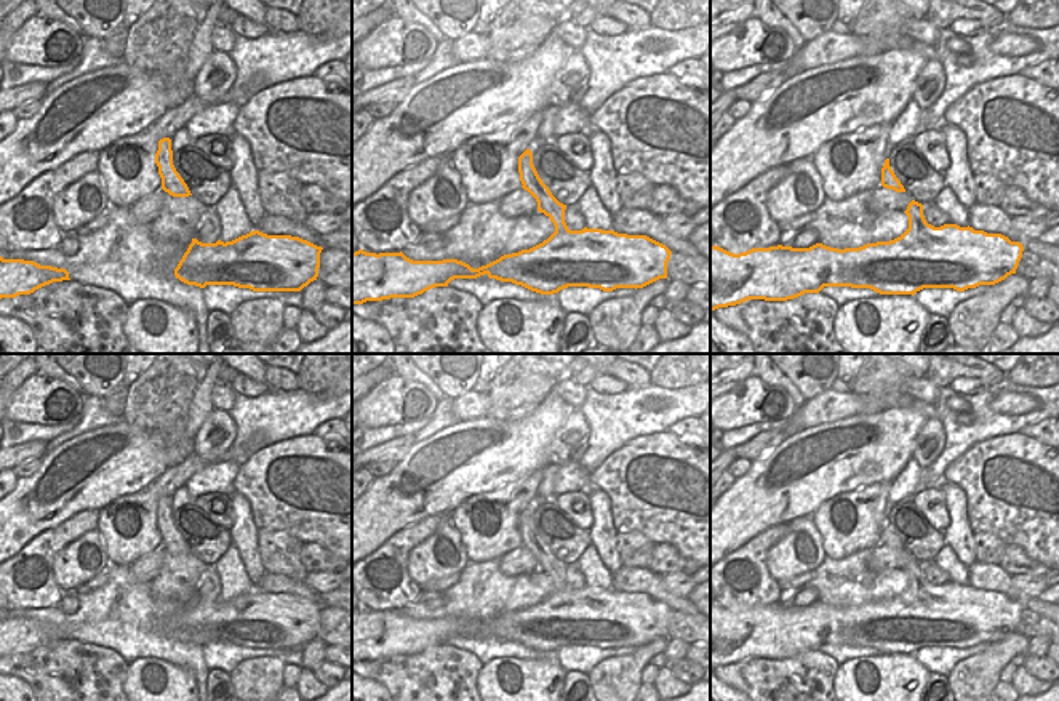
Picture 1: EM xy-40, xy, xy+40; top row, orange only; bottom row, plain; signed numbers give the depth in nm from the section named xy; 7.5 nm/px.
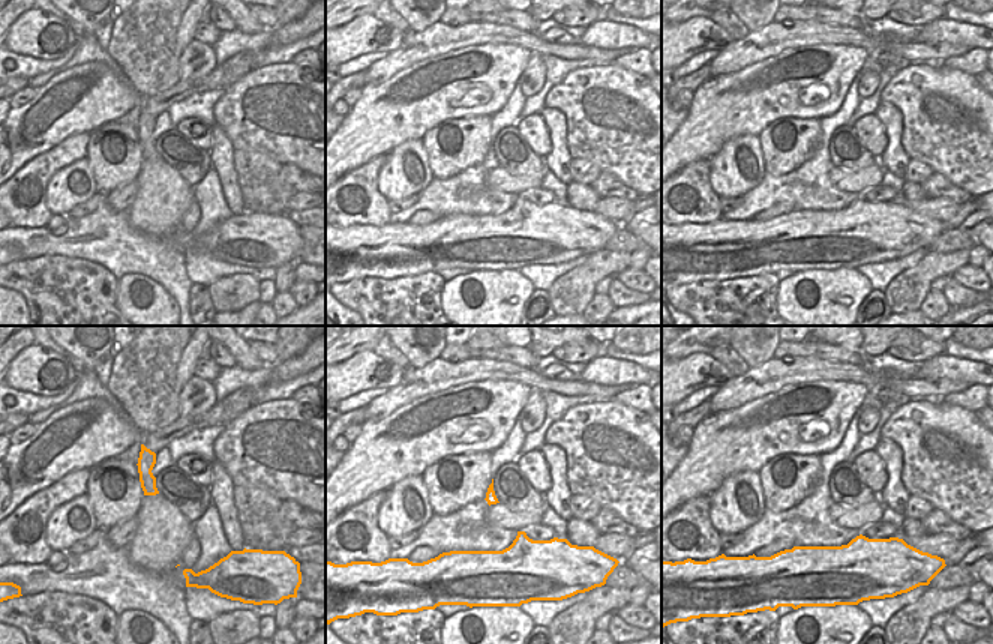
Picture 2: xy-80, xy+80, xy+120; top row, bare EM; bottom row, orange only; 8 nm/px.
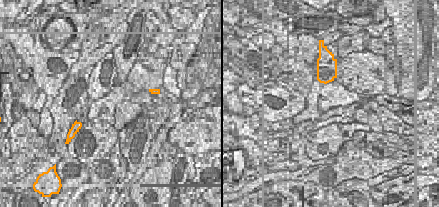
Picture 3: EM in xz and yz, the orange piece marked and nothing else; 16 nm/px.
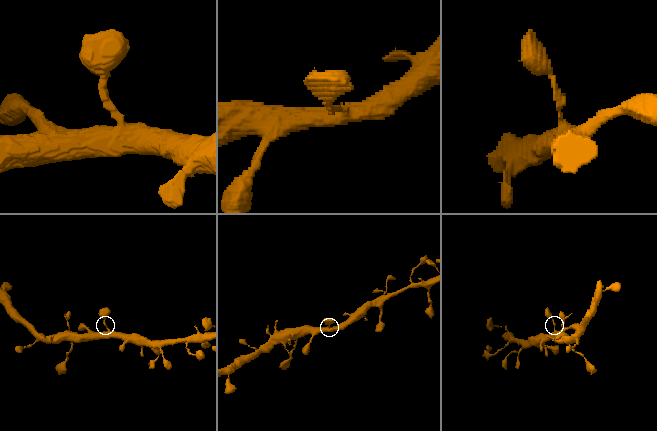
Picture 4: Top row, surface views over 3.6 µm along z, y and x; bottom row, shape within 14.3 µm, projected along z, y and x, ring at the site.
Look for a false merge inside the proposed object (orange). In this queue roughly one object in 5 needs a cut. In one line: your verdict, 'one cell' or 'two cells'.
one cell

